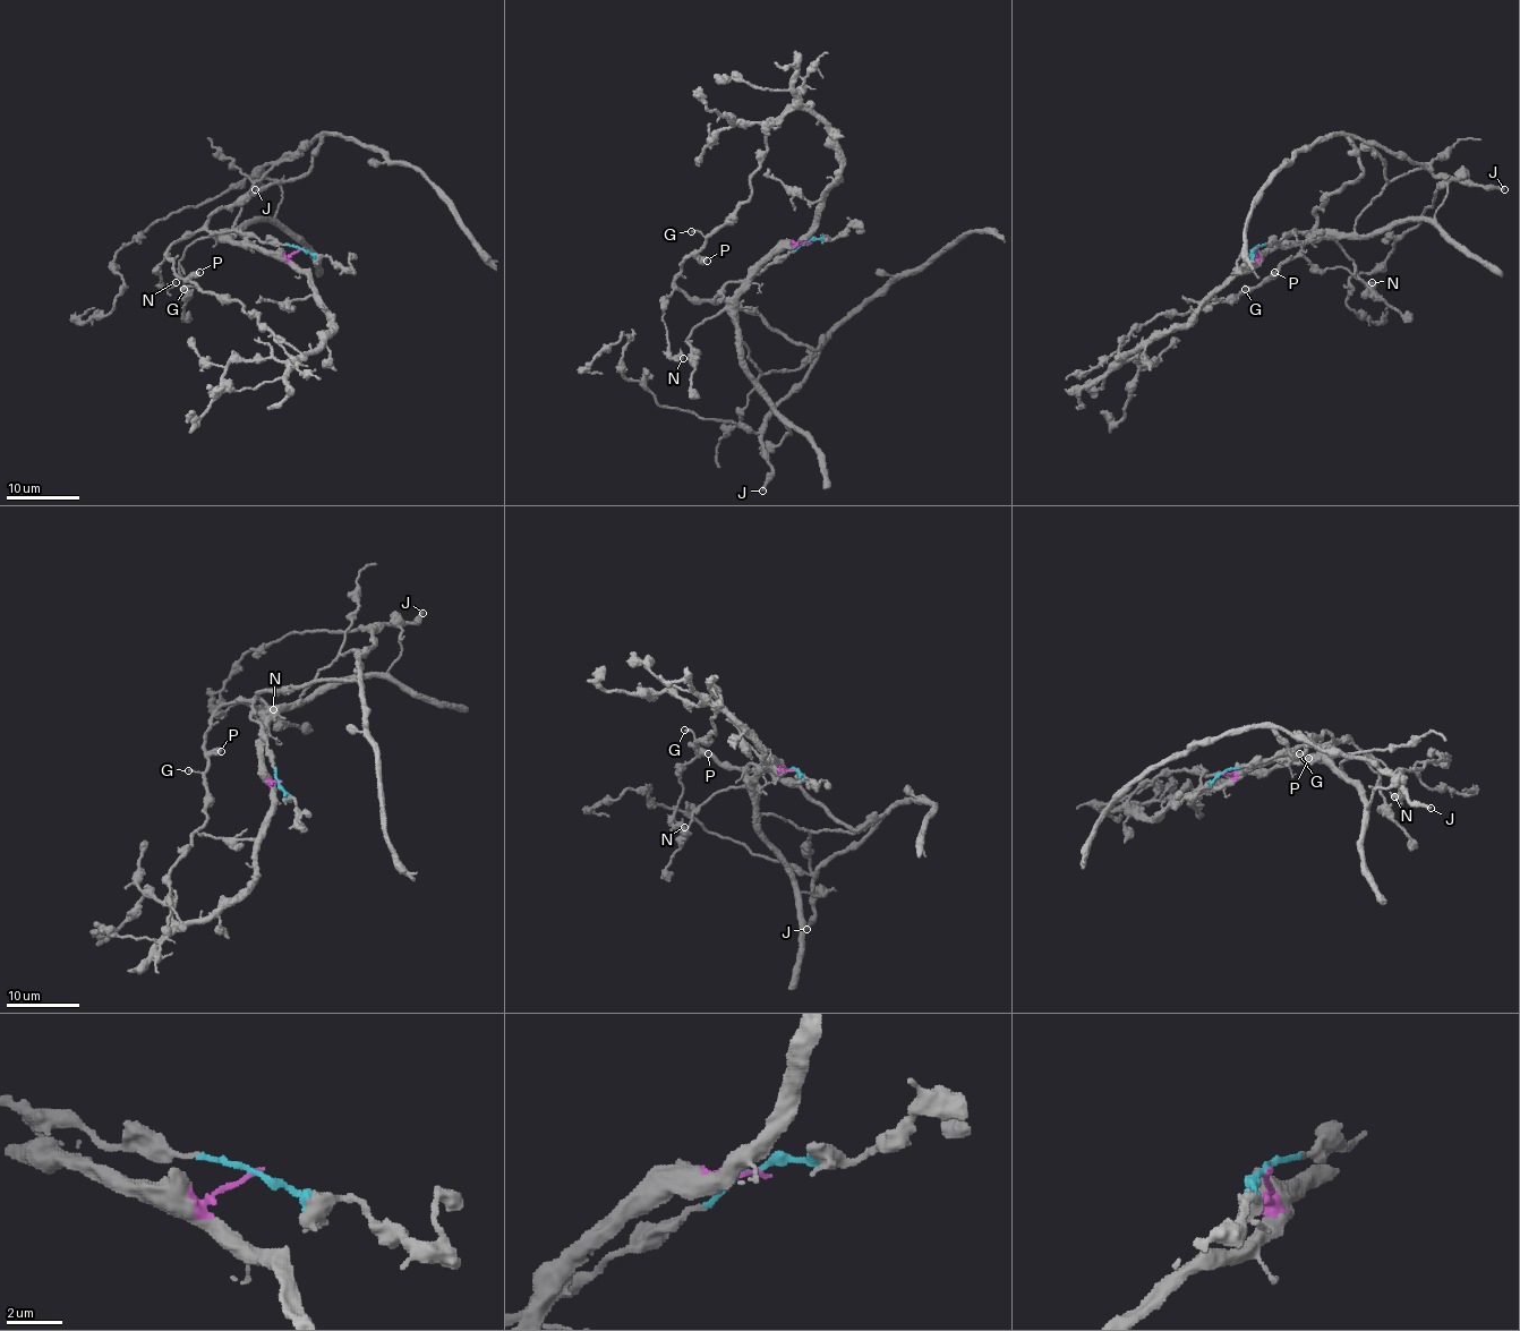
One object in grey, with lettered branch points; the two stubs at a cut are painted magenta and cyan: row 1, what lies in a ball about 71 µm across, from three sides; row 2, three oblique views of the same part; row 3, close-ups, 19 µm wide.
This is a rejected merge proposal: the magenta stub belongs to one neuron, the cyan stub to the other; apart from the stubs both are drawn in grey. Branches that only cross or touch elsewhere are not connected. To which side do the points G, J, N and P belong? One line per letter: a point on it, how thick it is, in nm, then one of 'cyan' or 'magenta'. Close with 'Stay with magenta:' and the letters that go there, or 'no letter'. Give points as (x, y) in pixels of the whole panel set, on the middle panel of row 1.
G: place (691, 231); calibre 180 nm; cyan
J: place (762, 491); calibre 280 nm; cyan
N: place (683, 358); calibre 550 nm; cyan
P: place (707, 261); calibre 550 nm; cyan
Stay with magenta: no letter

